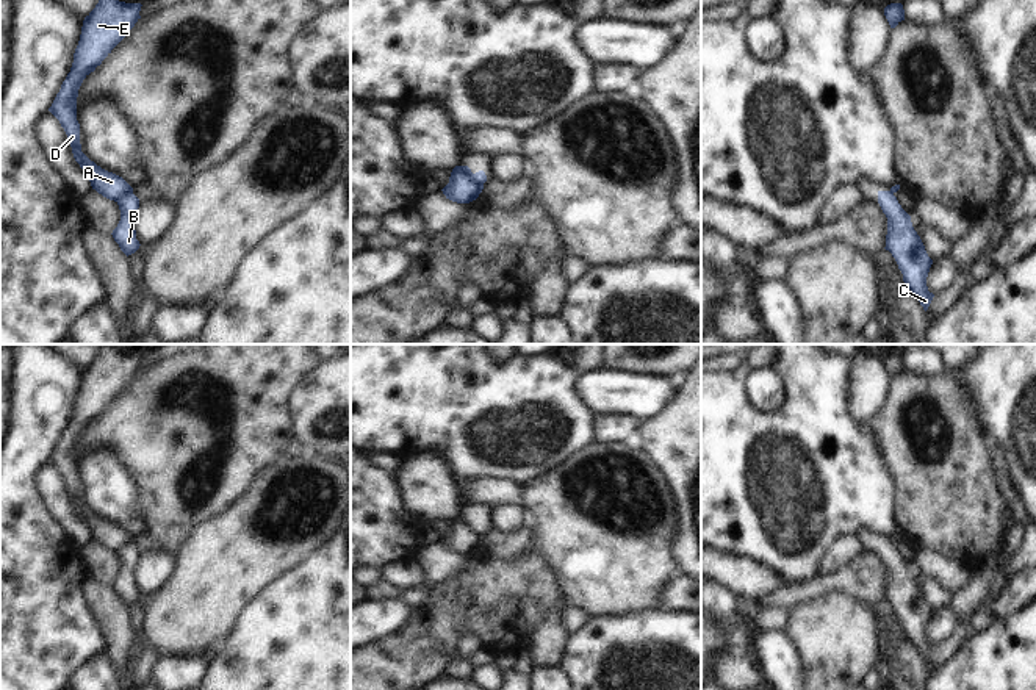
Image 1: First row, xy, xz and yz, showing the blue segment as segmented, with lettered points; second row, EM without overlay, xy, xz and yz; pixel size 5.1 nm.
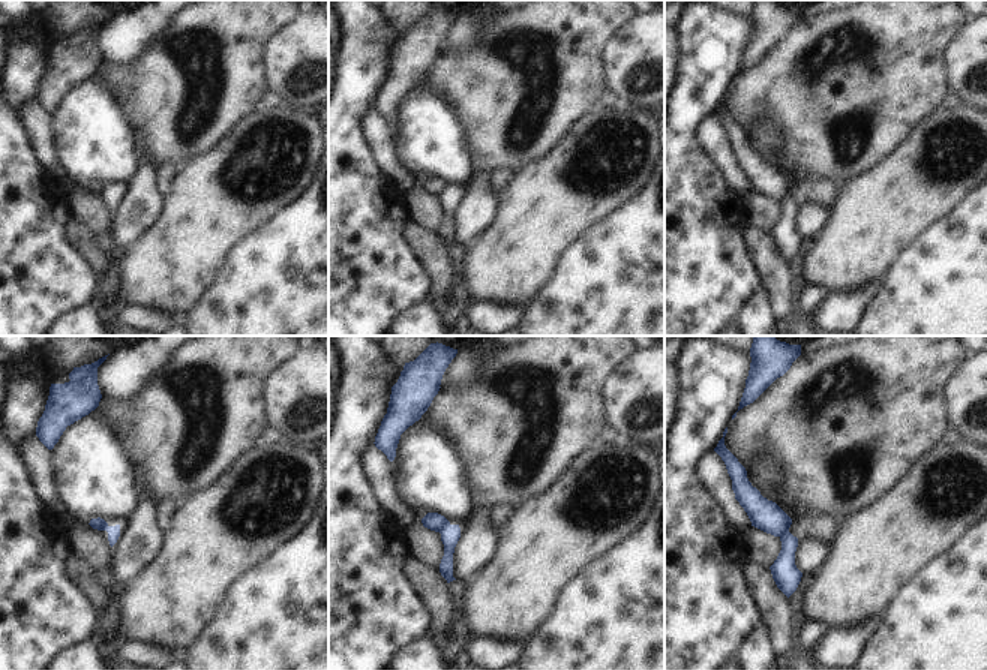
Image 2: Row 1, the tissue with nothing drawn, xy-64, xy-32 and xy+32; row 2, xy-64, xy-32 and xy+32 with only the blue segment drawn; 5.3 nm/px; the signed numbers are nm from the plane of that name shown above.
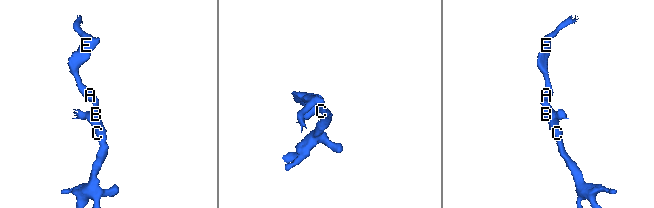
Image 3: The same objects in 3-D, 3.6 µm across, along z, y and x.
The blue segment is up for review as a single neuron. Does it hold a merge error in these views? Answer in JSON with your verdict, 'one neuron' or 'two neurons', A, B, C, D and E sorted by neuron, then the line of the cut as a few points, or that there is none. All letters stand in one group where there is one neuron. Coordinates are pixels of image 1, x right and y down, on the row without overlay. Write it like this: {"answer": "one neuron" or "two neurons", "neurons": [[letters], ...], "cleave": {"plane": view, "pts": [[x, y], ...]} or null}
{"answer": "two neurons", "neurons": [["A", "D", "E"], ["B", "C"]], "cleave": {"plane": "xy", "pts": [[132, 542], [118, 553]]}}

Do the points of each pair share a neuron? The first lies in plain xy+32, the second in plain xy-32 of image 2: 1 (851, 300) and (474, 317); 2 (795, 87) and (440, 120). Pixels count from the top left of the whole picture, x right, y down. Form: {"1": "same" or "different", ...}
{"1": "same", "2": "different"}

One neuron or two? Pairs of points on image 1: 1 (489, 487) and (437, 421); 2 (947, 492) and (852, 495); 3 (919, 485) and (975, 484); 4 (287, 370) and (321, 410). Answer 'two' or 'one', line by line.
1: two
2: two
3: one
4: two

